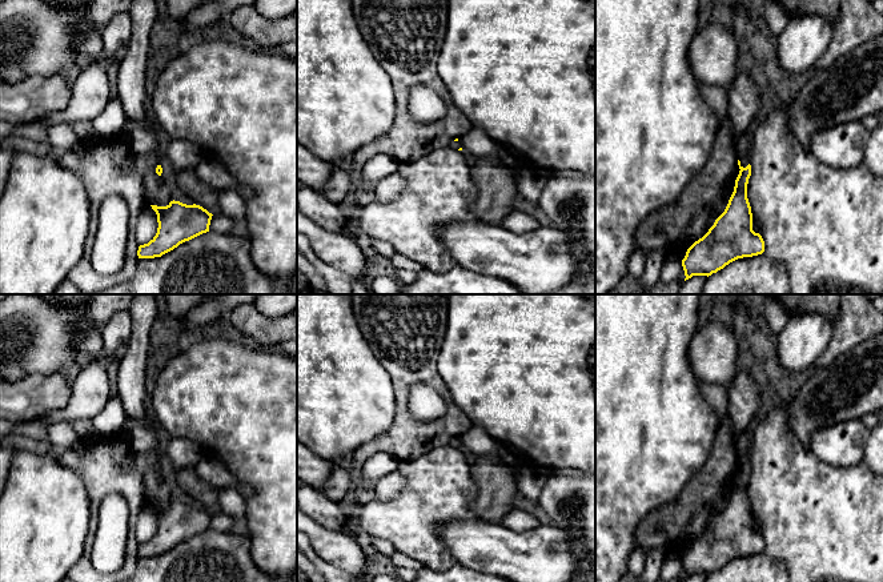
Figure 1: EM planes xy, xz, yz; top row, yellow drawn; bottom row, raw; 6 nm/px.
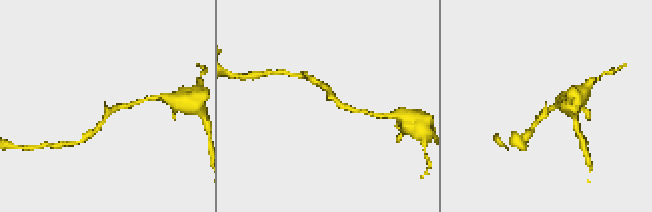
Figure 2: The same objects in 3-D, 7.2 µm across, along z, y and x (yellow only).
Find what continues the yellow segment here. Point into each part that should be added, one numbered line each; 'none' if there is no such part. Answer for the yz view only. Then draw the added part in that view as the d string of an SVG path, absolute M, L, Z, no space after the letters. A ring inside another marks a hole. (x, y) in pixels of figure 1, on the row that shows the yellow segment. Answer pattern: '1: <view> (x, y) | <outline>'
1: yz (742, 143) | M747 133L734 137L734 146L740 161L740 166L746 168L750 164L751 139Z

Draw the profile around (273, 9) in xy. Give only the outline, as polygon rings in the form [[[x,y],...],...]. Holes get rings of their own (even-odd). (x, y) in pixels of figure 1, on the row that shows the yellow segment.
[[[254,0],[257,12],[266,19],[278,20],[297,11],[297,0]]]

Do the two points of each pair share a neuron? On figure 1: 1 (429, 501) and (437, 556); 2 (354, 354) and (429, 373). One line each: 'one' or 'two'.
1: one
2: two

